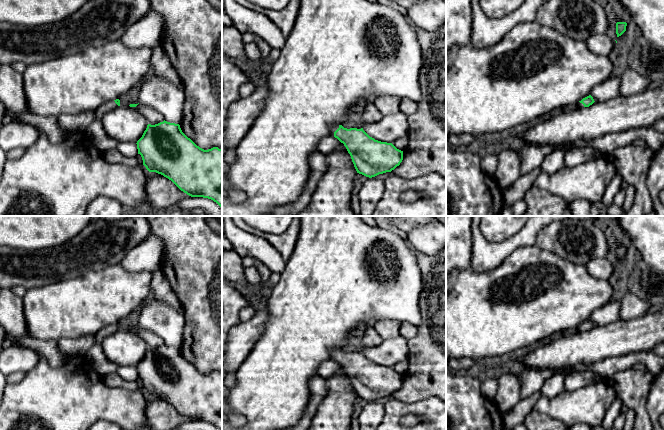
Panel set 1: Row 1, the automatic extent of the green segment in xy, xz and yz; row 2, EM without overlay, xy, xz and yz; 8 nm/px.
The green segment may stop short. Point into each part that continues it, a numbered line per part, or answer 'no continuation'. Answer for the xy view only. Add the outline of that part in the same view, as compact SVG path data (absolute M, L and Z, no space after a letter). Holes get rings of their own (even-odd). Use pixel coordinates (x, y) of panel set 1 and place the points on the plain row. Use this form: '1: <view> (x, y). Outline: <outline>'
1: xy (110, 329). Outline: M108 325L103 327L102 329L100 329L95 335L95 339L96 339L96 343L95 344L99 344L101 345L101 343L103 342L103 340L108 337L109 335L117 332L118 329L115 327L115 325Z

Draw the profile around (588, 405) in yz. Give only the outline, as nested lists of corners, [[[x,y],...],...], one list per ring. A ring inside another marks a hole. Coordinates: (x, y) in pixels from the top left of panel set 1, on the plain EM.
[[[602,379],[575,391],[564,390],[553,398],[541,396],[533,410],[560,420],[566,426],[585,424],[597,428],[616,397],[608,379]]]

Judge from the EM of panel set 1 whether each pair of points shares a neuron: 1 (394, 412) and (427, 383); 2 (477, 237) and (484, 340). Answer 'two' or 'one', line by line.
1: two
2: two

